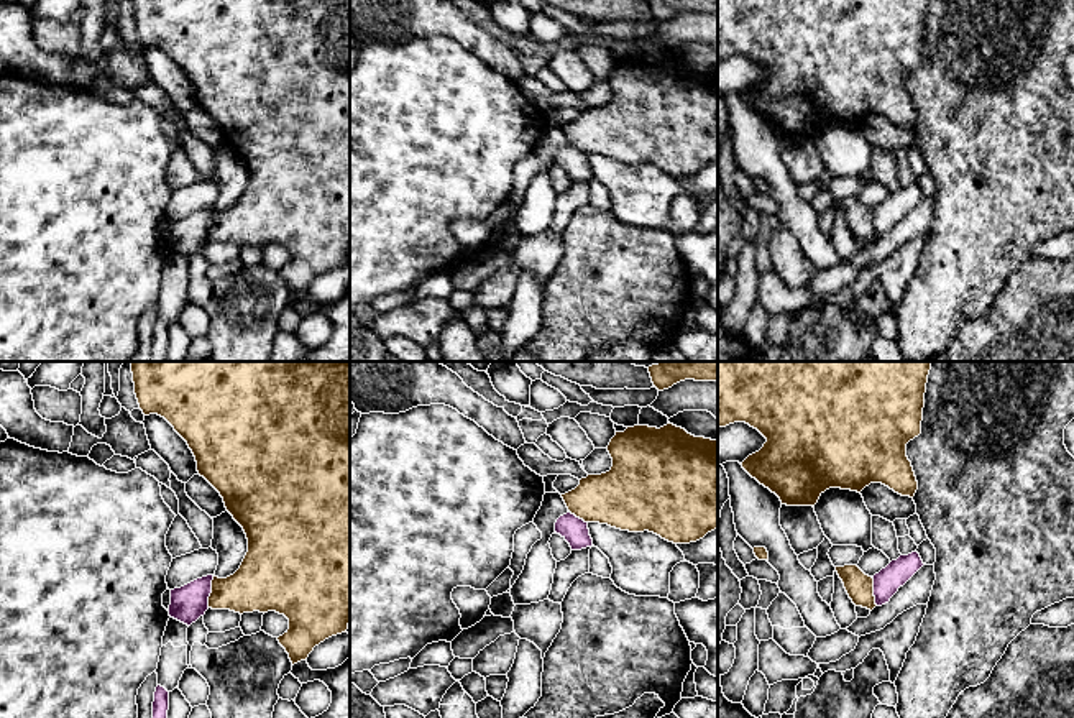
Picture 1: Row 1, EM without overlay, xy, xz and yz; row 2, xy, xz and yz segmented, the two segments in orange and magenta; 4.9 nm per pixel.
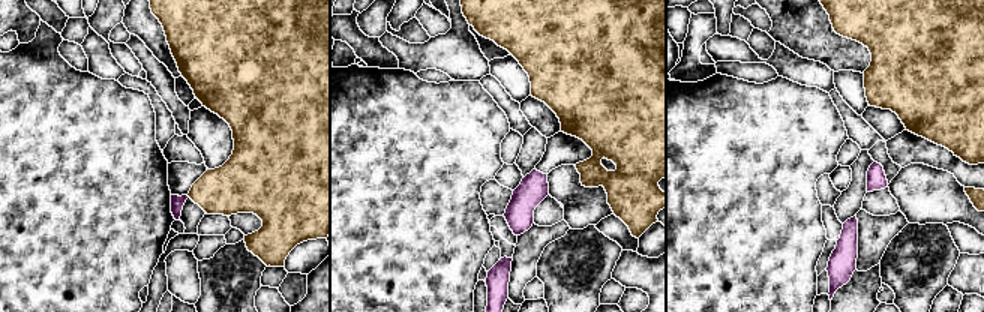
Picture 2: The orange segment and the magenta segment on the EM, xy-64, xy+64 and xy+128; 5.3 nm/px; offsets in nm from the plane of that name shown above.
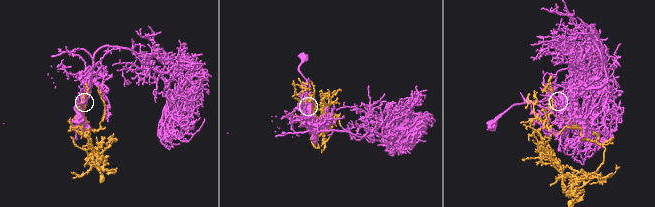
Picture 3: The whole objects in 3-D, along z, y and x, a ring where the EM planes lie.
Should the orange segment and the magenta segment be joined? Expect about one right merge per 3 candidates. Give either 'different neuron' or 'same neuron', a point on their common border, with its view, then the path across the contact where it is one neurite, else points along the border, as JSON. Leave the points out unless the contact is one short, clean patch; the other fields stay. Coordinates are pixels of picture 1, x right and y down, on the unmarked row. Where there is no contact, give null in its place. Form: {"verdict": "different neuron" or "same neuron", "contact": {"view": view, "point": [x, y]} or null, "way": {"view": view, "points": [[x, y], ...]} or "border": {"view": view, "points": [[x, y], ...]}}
{"verdict": "different neuron", "contact": {"view": "xy", "point": [212, 224]}, "border": {"view": "xy", "points": [[214, 207], [207, 239]]}}

